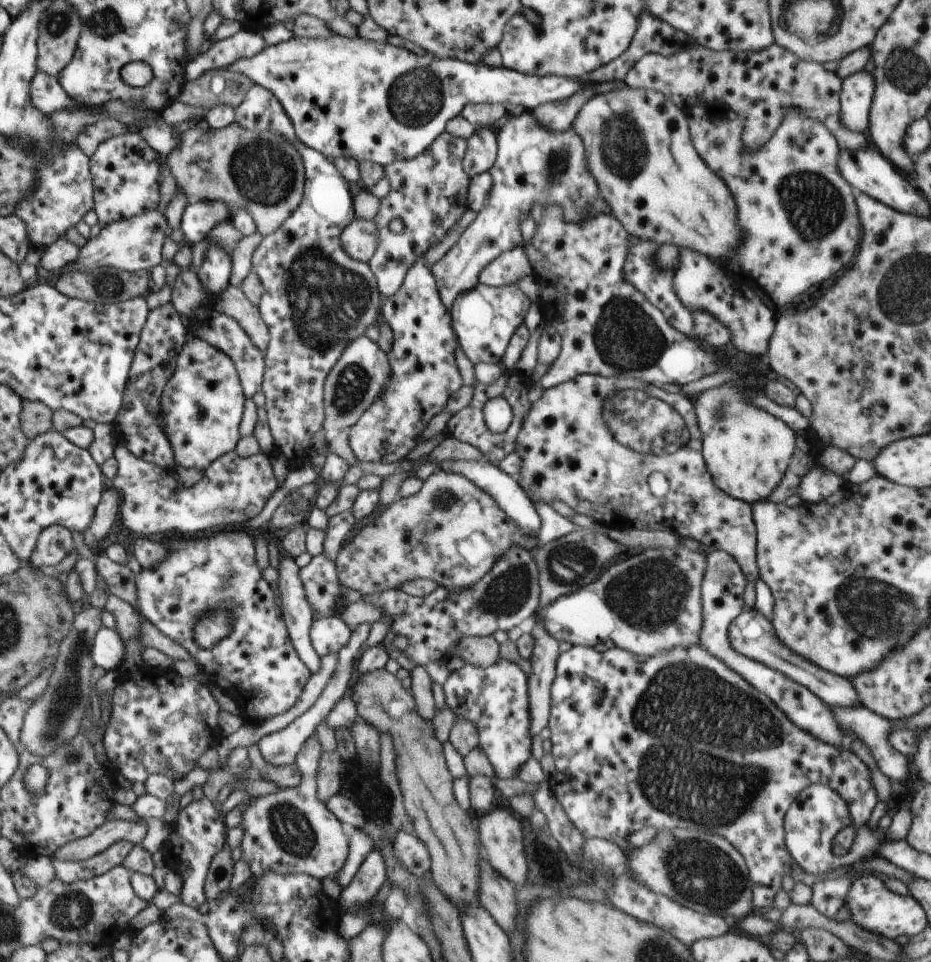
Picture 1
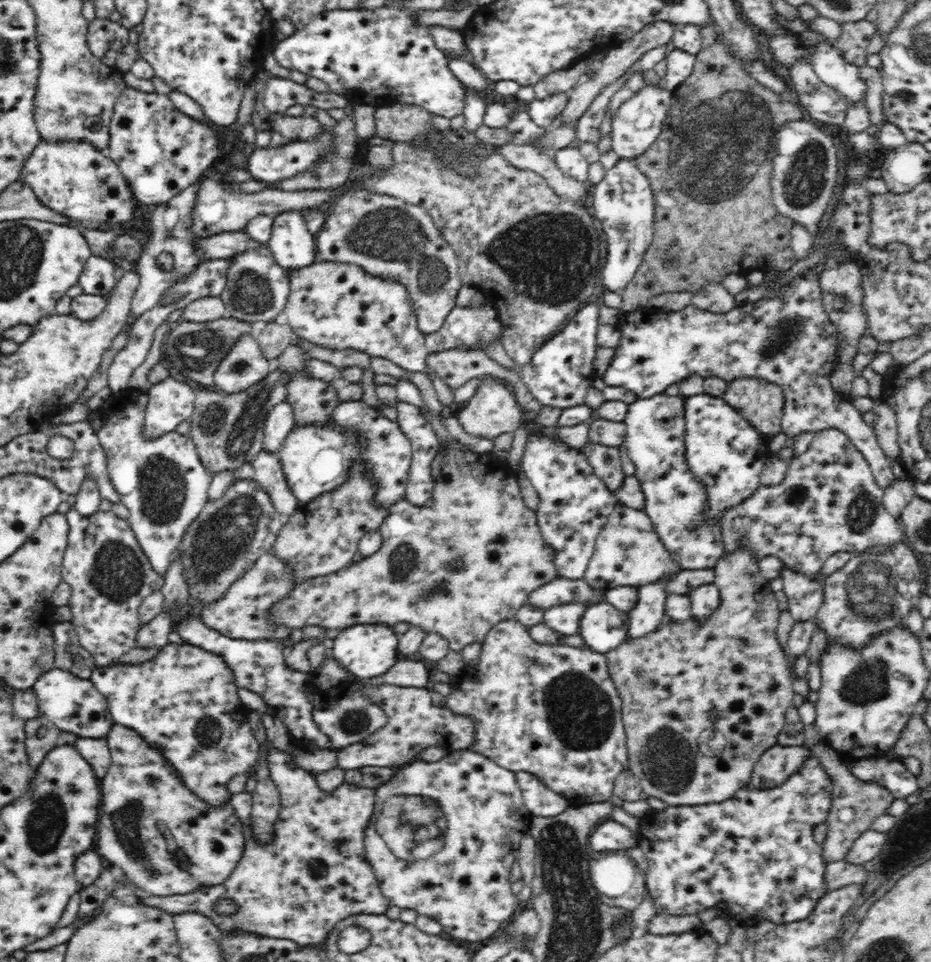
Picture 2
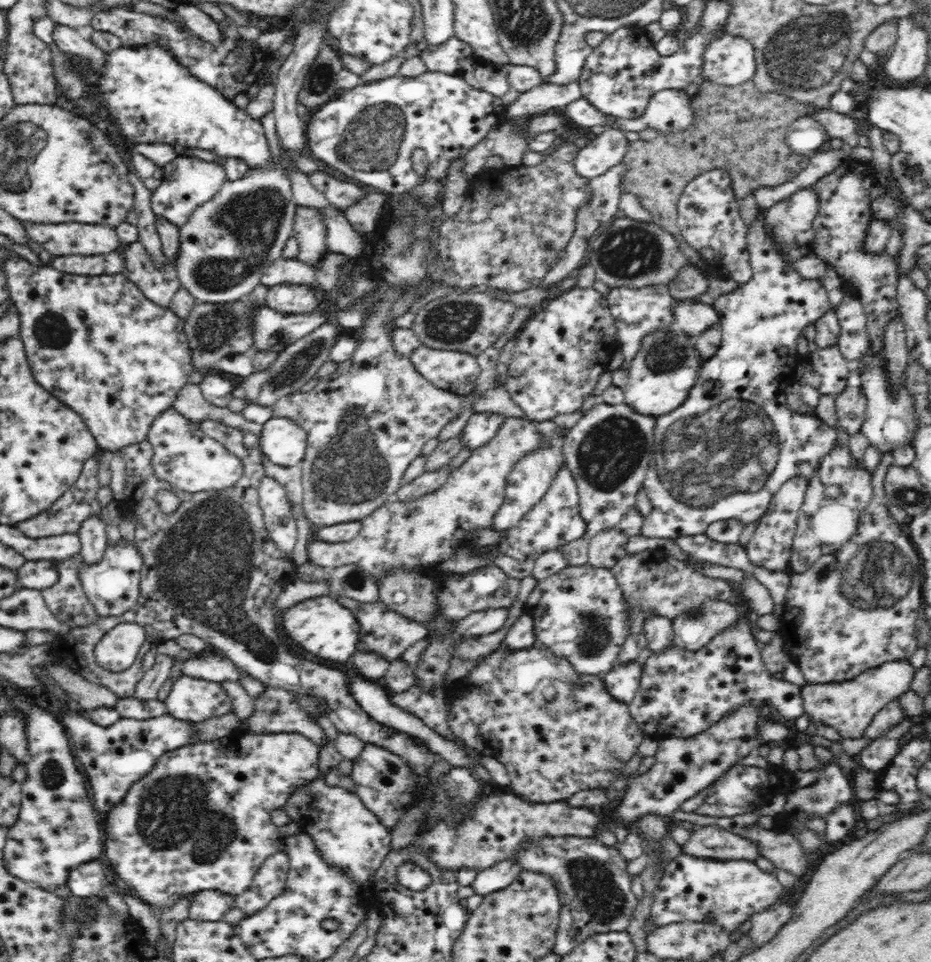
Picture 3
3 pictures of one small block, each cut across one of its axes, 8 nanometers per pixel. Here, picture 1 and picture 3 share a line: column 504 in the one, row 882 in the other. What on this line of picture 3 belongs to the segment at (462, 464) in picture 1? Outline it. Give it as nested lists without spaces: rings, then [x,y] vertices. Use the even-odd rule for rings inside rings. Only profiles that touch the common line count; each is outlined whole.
[[[516,859],[500,860],[494,866],[482,870],[482,872],[477,872],[471,887],[476,894],[481,894],[484,897],[490,892],[496,892],[496,890],[510,886],[514,882],[514,878],[523,869],[523,866]]]

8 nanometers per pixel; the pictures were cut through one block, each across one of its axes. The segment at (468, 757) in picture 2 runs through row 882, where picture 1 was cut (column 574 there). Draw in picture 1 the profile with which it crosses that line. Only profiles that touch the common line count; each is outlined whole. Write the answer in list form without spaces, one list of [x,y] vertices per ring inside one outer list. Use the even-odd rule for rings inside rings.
[[[578,375],[567,383],[546,389],[542,398],[532,404],[518,433],[515,451],[522,459],[516,482],[533,504],[536,501],[551,504],[557,498],[577,514],[590,516],[604,527],[674,532],[700,542],[706,551],[718,549],[730,554],[737,560],[747,582],[759,578],[757,532],[751,506],[732,498],[714,484],[703,457],[702,433],[693,400],[682,392],[668,393],[640,379]],[[656,470],[669,480],[669,493],[663,497],[652,495],[648,486],[648,476]]]

